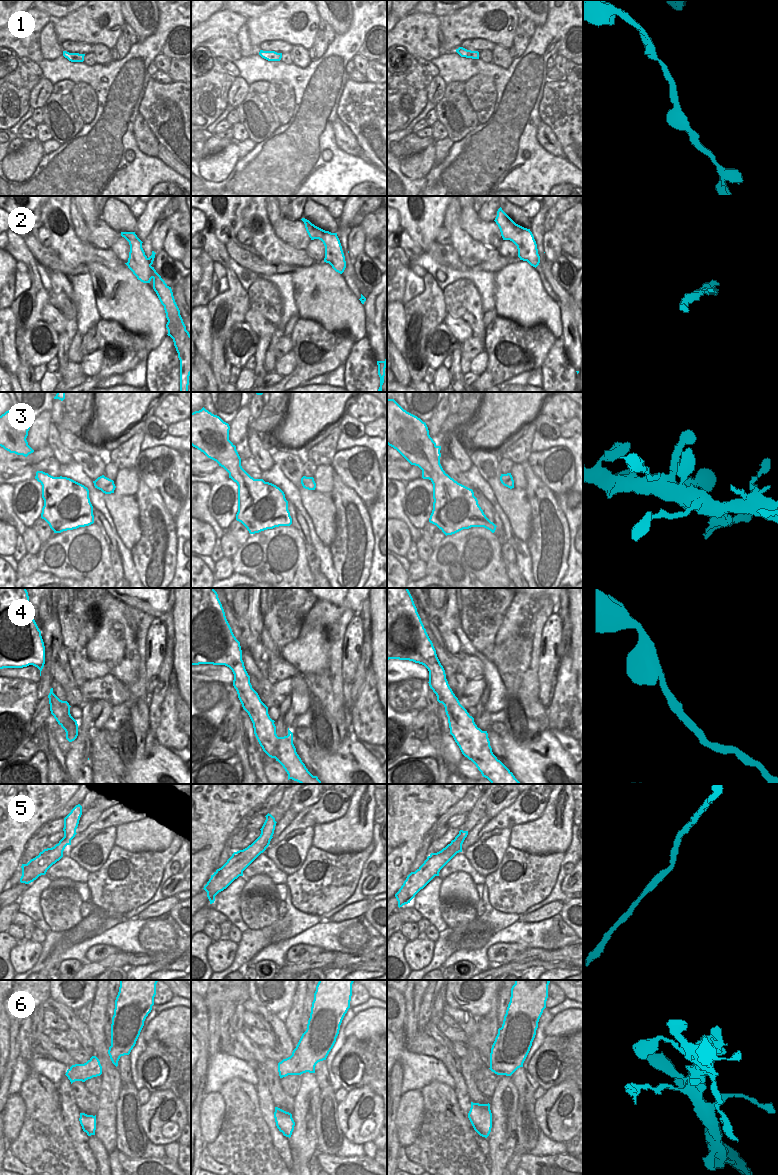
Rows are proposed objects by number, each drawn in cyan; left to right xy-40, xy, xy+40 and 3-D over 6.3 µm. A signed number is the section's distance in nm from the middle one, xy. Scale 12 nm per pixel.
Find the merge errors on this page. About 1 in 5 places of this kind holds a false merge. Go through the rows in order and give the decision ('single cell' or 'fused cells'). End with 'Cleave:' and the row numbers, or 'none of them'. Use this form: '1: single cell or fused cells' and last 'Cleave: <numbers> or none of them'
1: single cell
2: fused cells
3: single cell
4: single cell
5: single cell
6: single cell
Cleave: 2

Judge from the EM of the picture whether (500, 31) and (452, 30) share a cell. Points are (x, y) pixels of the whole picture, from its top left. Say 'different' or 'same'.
same

